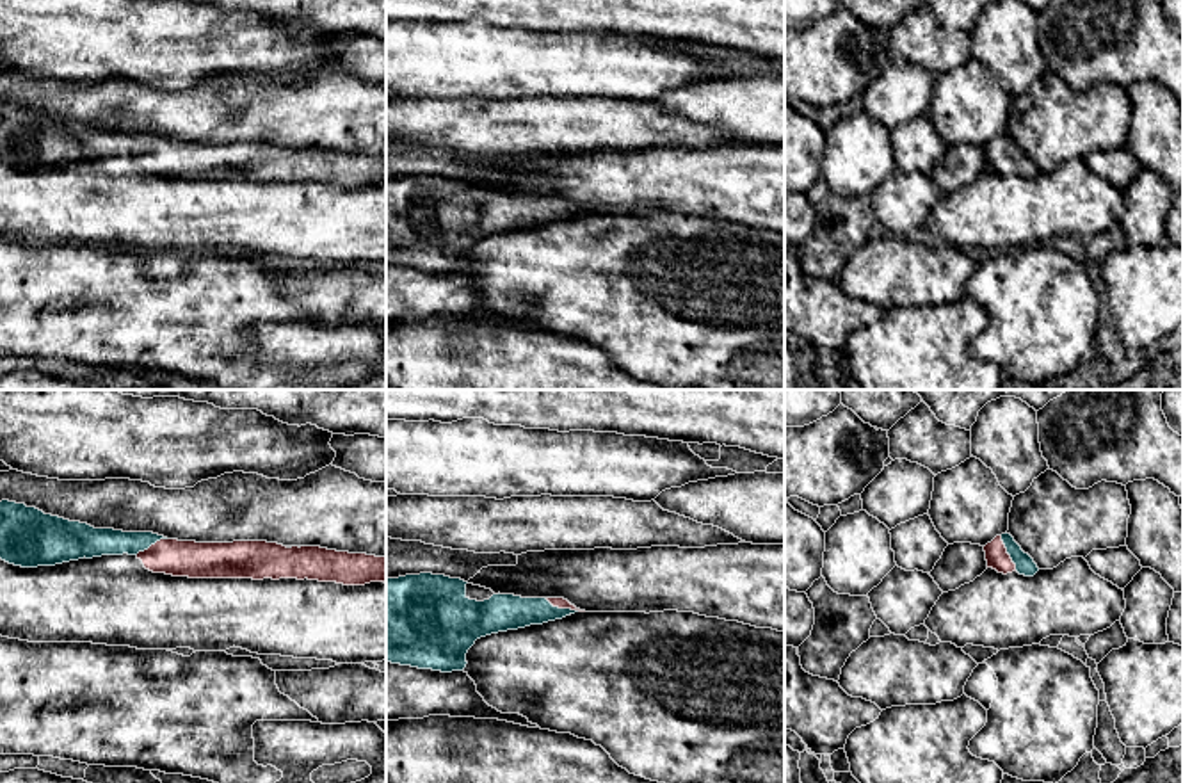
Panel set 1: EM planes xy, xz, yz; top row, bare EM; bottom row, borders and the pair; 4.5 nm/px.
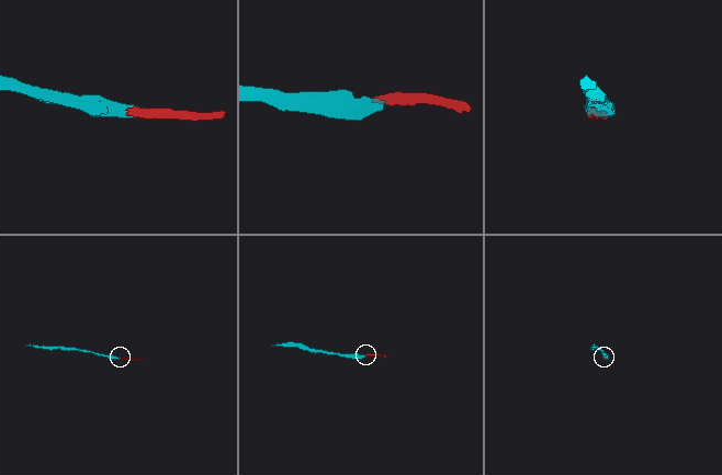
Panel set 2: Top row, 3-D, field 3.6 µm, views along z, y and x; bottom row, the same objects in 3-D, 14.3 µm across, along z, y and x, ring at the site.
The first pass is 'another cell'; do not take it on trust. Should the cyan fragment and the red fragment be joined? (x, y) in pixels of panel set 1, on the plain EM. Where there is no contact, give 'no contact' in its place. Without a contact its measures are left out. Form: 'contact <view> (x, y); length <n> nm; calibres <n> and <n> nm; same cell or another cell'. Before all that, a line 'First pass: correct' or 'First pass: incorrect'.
First pass: incorrect
contact yz (1007, 153); length 180 nm; calibres 90 and 100 nm; same cell

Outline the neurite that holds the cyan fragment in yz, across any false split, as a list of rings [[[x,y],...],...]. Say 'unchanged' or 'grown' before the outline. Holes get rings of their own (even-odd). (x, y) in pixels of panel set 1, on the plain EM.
grown | [[[1010,135],[996,137],[991,144],[984,148],[987,169],[996,171],[998,174],[1018,173],[1025,178],[1034,178],[1039,169],[1034,160],[1021,151]]]

